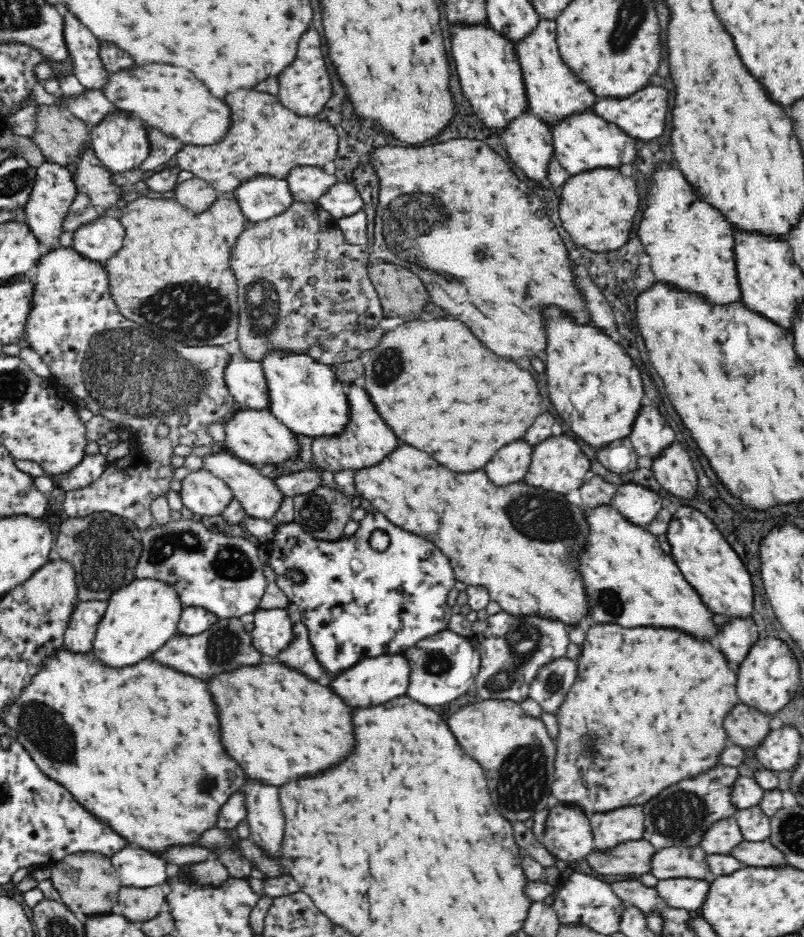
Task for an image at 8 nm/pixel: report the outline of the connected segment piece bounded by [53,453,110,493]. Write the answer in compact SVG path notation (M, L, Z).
M101 453L84 455L82 460L66 470L53 475L56 487L62 488L66 493L68 491L80 490L98 480L110 464L106 456Z

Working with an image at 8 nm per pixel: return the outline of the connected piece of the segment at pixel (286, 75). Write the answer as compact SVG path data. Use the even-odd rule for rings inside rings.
M308 30L302 34L300 44L298 44L298 56L294 60L294 64L290 64L280 76L280 92L278 98L280 102L286 105L292 112L300 116L313 116L318 114L328 98L332 96L332 84L328 80L328 72L326 72L326 64L324 64L324 52L322 52L322 36L314 30Z

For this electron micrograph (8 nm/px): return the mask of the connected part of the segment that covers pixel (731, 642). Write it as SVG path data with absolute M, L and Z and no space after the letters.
M734 619L723 628L724 630L718 634L720 650L724 652L730 666L738 668L746 660L750 648L759 640L756 624L752 619Z

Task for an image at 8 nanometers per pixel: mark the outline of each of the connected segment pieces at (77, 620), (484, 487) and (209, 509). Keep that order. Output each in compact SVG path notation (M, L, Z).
M104 600L80 601L74 612L74 618L70 620L63 649L78 655L90 653L95 630L106 608L107 602Z
M410 446L398 448L390 460L377 467L356 471L354 487L394 526L434 543L448 559L455 580L484 587L505 614L538 616L543 620L560 622L572 630L582 628L584 618L592 619L588 588L580 572L582 552L590 546L590 522L580 505L572 504L566 496L530 488L528 484L494 488L482 470L454 474L442 468L426 452Z
M206 468L192 471L181 486L181 500L193 514L219 523L223 510L235 499L234 491Z

